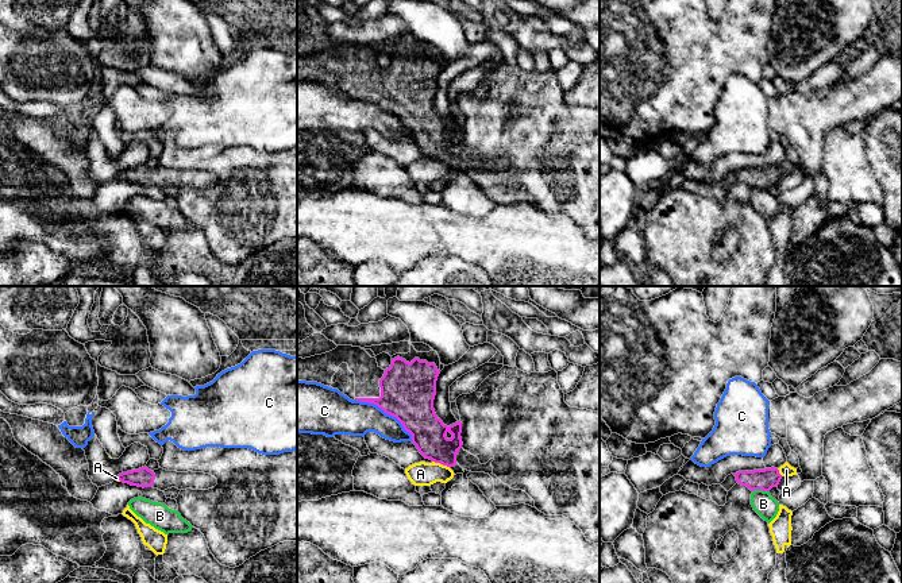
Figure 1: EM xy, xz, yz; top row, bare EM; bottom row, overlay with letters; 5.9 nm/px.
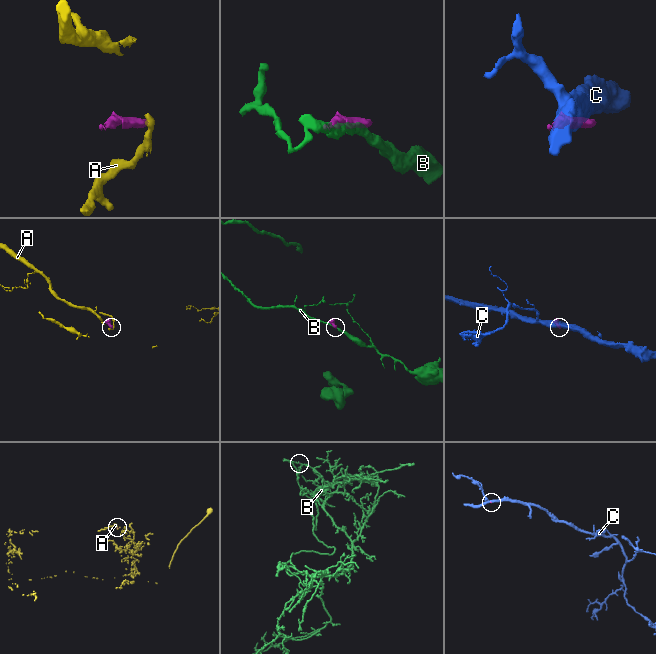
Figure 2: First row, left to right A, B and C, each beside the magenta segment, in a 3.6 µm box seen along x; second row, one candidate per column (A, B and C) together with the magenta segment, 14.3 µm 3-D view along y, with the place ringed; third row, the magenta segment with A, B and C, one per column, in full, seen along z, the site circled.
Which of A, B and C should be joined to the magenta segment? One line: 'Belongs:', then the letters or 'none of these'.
Belongs: none of these

